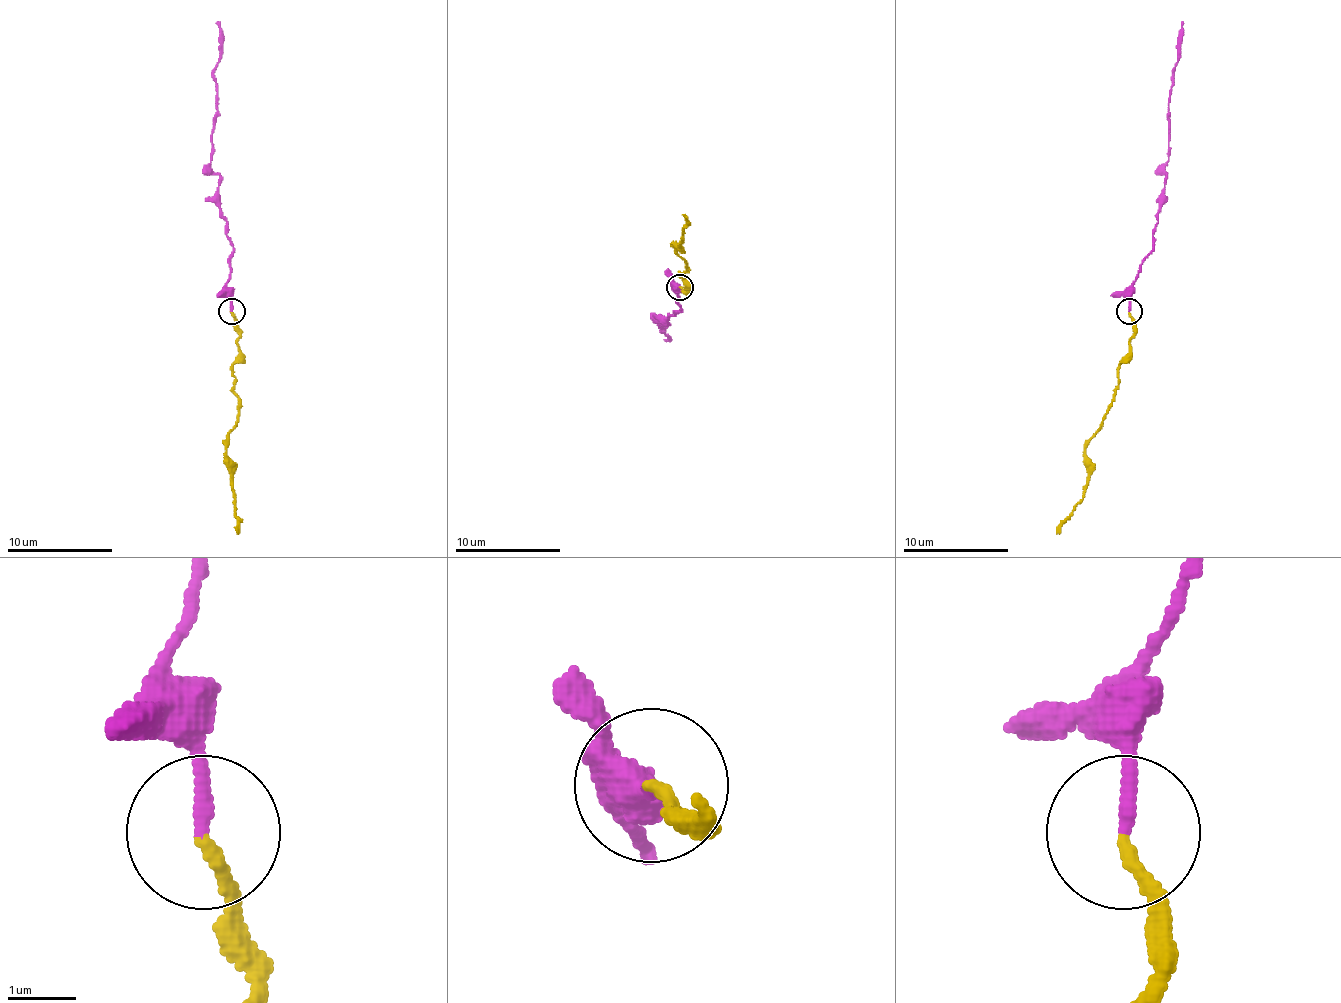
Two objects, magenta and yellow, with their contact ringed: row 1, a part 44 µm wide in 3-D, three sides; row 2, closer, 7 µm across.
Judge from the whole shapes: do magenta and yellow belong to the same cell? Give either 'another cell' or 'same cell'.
same cell

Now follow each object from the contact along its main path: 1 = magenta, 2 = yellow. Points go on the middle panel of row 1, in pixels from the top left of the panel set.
1: (680, 287), (675, 293), (680, 311), (667, 319), (667, 324), (659, 322), (659, 327), (664, 327), (664, 340)
2: (680, 287), (685, 293), (688, 285), (680, 277), (685, 261), (675, 243), (677, 245), (680, 240), (685, 214)

